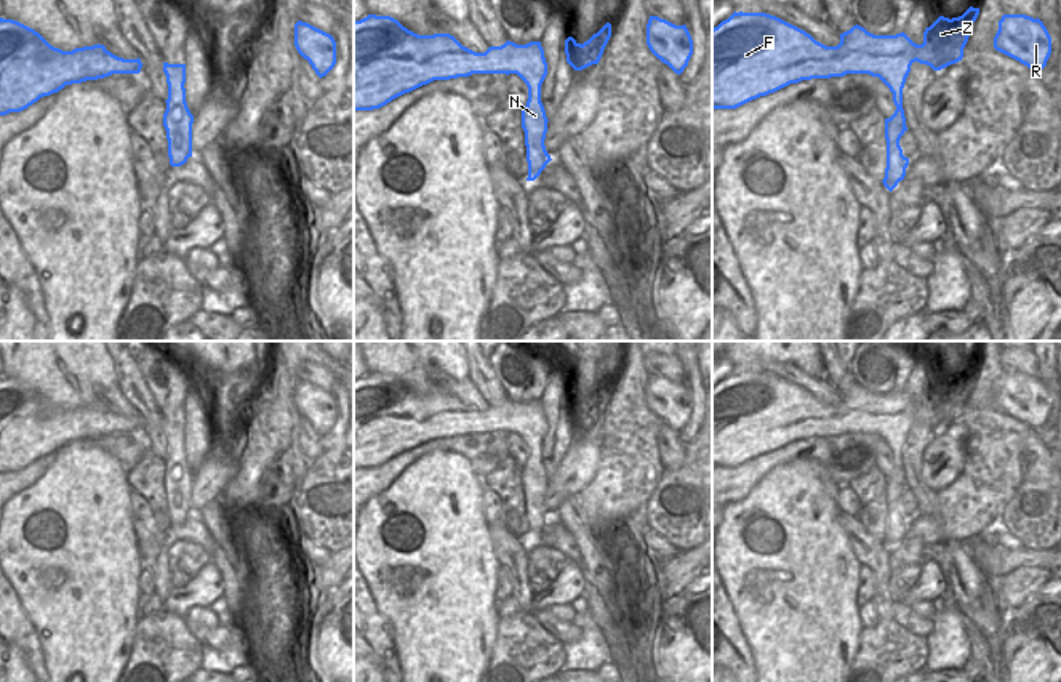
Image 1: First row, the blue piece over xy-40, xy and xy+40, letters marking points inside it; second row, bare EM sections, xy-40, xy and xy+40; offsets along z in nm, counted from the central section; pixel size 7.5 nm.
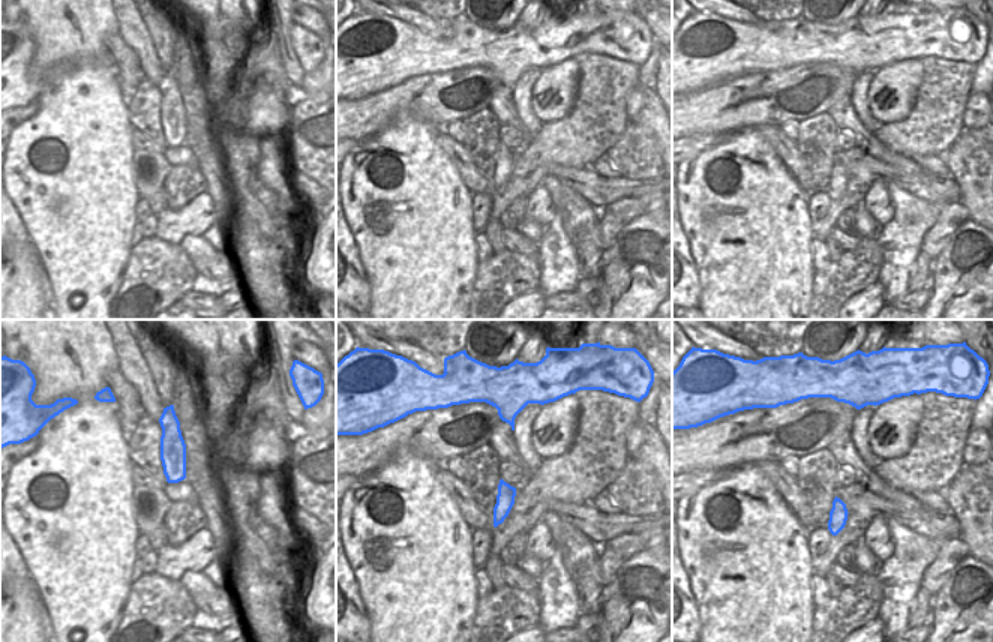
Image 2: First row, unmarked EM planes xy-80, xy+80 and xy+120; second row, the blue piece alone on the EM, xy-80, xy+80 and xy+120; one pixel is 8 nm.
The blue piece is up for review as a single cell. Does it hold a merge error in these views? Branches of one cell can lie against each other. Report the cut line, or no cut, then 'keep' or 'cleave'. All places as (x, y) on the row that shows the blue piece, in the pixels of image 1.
no cut; keep

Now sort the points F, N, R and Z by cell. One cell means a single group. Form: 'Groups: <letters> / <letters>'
Groups: F N R Z

